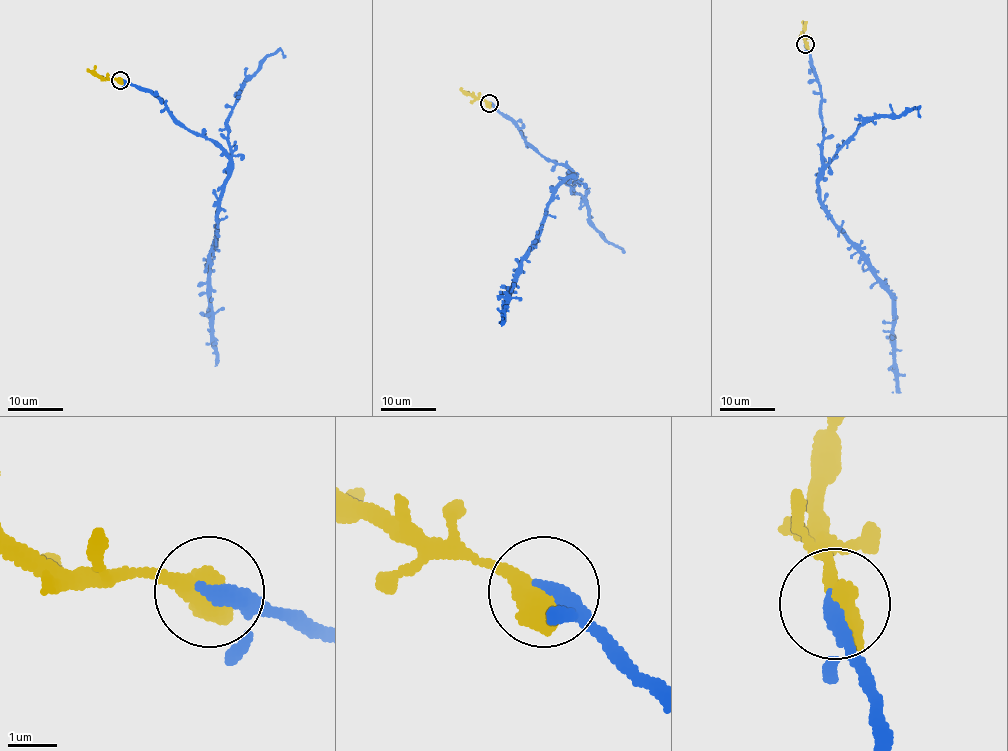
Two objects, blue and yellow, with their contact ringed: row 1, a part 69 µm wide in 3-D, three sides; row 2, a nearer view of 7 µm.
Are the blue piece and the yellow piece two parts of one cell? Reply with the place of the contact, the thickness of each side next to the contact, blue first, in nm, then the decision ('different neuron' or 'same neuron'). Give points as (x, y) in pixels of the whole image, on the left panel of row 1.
place (120, 80); calibres 260 and 650 nm; same neuron

